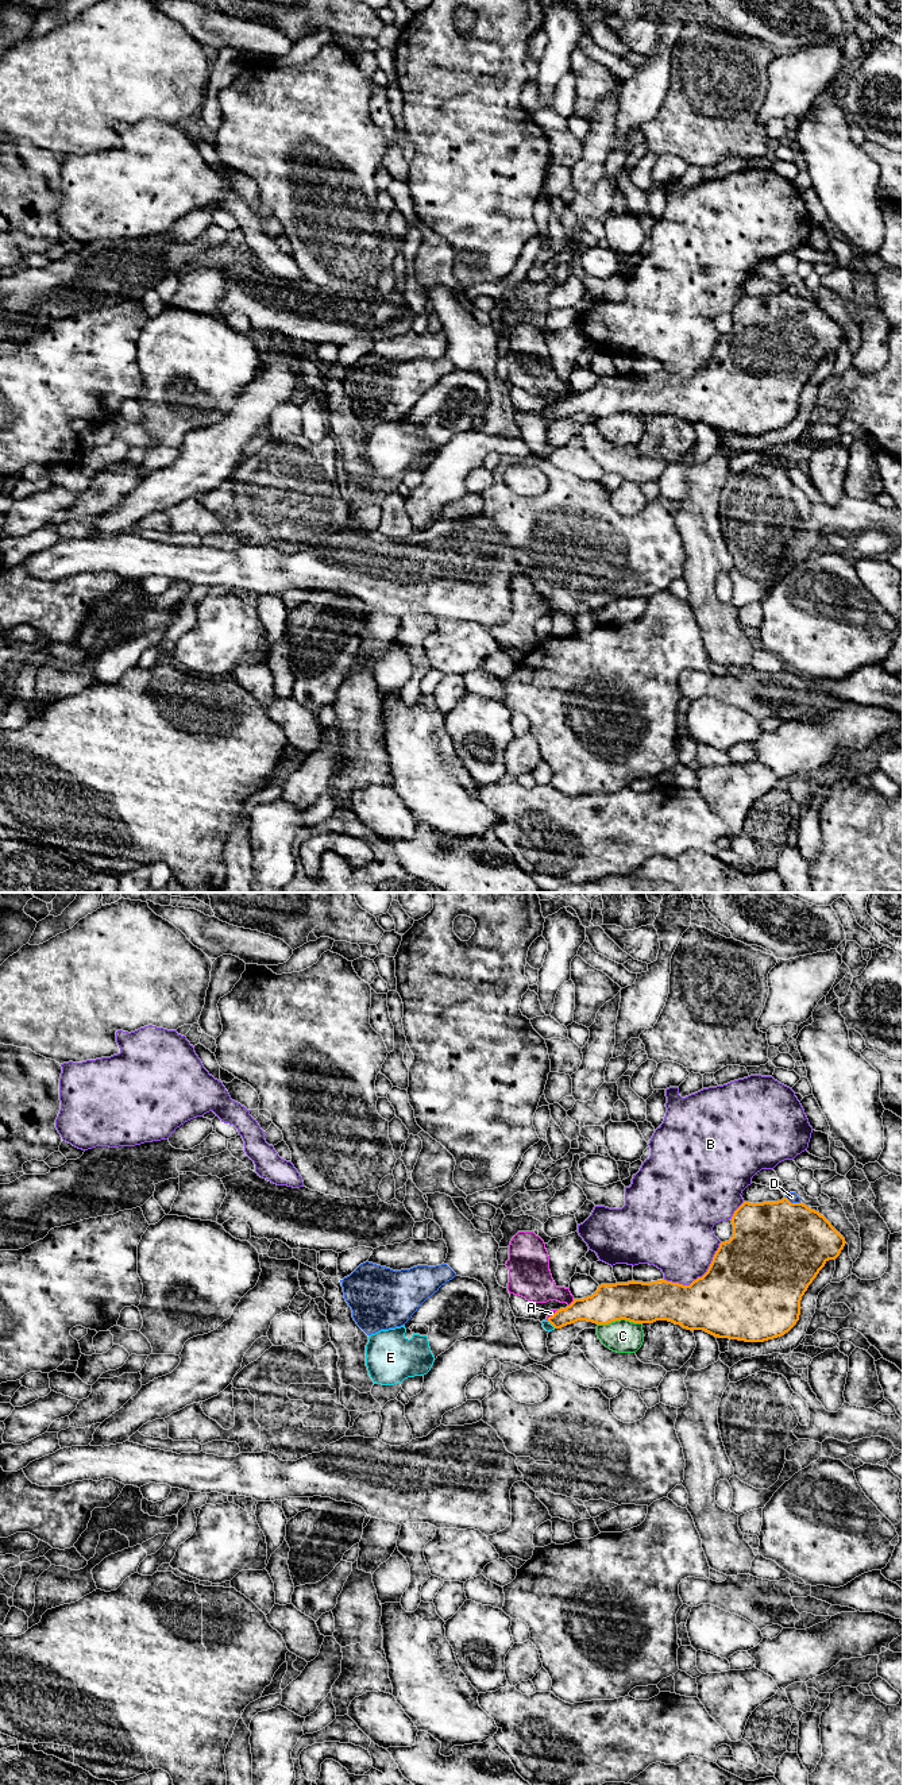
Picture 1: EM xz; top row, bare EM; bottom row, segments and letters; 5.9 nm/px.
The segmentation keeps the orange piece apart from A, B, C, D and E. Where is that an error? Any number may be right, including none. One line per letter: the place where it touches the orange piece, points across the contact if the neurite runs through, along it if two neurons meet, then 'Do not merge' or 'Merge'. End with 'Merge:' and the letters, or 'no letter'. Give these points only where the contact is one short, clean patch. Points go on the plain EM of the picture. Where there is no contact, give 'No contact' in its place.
A: Touches orange at xz (571, 396). Do not merge
B: Touches orange at xz (698, 370). Do not merge
C: Touches orange at xz (620, 412). Do not merge
D: Touches orange at xz (794, 296). Boundary: xz (786, 289), (791, 295), (801, 295). Do not merge
E: Touches orange at xz (551, 416). Path across: xz (590, 401), (581, 401), (551, 416), (545, 416). Merge
Merge: E

